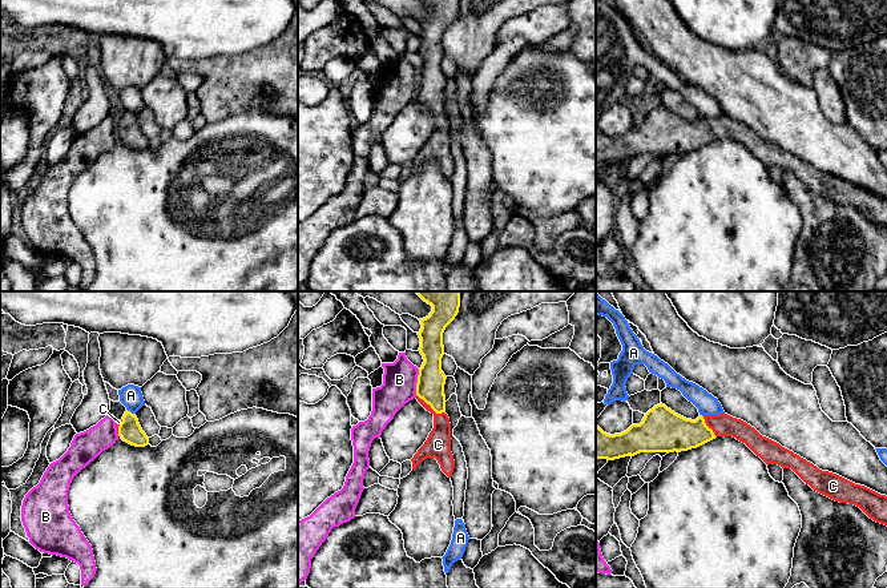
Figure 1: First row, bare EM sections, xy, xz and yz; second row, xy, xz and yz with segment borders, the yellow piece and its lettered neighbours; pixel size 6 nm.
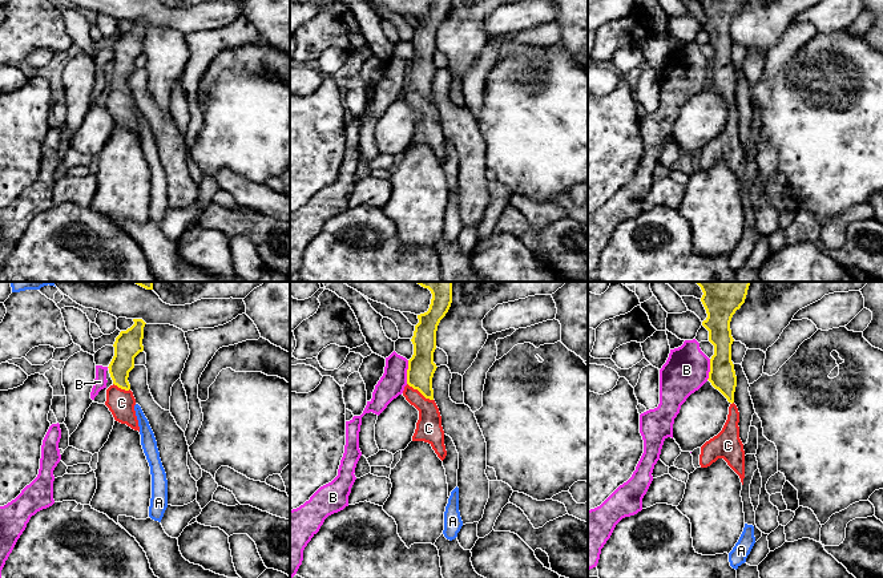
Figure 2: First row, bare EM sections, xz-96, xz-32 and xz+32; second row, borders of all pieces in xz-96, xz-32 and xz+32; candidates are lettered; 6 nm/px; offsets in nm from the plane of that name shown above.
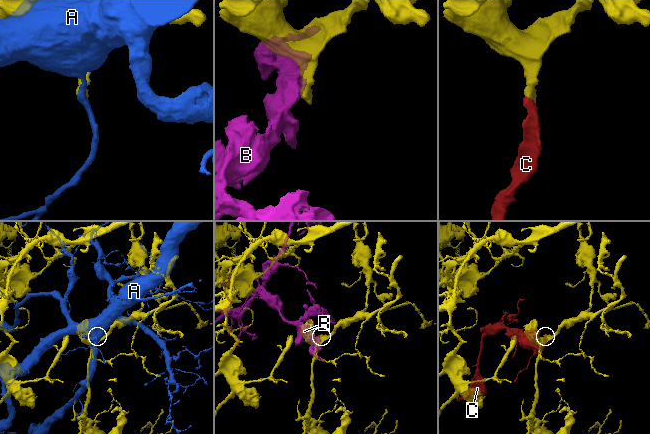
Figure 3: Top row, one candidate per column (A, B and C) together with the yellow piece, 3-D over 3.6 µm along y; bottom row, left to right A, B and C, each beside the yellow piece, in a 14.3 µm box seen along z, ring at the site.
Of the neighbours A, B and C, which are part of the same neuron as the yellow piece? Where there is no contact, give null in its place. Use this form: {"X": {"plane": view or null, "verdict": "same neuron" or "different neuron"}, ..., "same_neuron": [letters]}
{"A": {"plane": "xy", "verdict": "different neuron"}, "B": {"plane": "xz", "verdict": "different neuron"}, "C": {"plane": "xz", "verdict": "same neuron"}, "same_neuron": ["C"]}

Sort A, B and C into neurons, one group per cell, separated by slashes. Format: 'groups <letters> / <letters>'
groups A / B / C

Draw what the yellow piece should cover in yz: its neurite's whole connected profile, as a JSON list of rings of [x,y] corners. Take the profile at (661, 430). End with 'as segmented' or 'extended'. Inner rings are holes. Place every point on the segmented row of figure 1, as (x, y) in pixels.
[[[657,404],[649,410],[640,424],[632,424],[621,434],[606,434],[596,423],[596,459],[614,460],[625,456],[634,456],[640,452],[681,452],[697,448],[717,436],[733,436],[745,443],[767,466],[778,464],[782,468],[791,468],[814,491],[839,503],[848,503],[859,507],[870,519],[887,525],[887,496],[880,495],[864,486],[855,484],[836,474],[822,471],[813,463],[782,447],[779,443],[762,436],[746,422],[727,414],[698,416],[696,420],[686,419],[665,404]]]; extended

